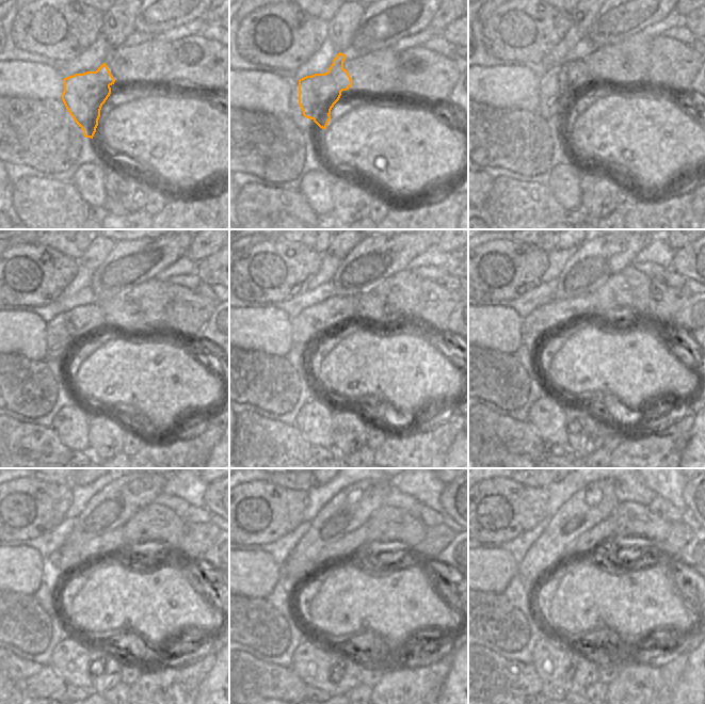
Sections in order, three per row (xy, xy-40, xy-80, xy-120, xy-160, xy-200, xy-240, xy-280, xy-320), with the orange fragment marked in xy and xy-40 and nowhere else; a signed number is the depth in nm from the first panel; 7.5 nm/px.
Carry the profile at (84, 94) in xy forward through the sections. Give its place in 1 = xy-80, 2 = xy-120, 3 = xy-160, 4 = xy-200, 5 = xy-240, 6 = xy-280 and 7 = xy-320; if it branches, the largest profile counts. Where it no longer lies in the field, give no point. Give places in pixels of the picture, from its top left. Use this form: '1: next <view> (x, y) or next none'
1: next xy-80 (557, 86)
2: next xy-120 (66, 332)
3: next xy-160 (318, 320)
4: next xy-200 (546, 322)
5: next xy-240 (68, 558)
6: next xy-280 (350, 543)
7: next xy-320 (589, 542)

